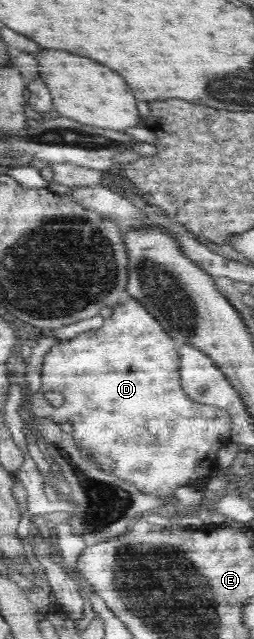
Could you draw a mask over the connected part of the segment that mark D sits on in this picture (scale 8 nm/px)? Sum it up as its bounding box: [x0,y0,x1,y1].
[31,296,233,502]

